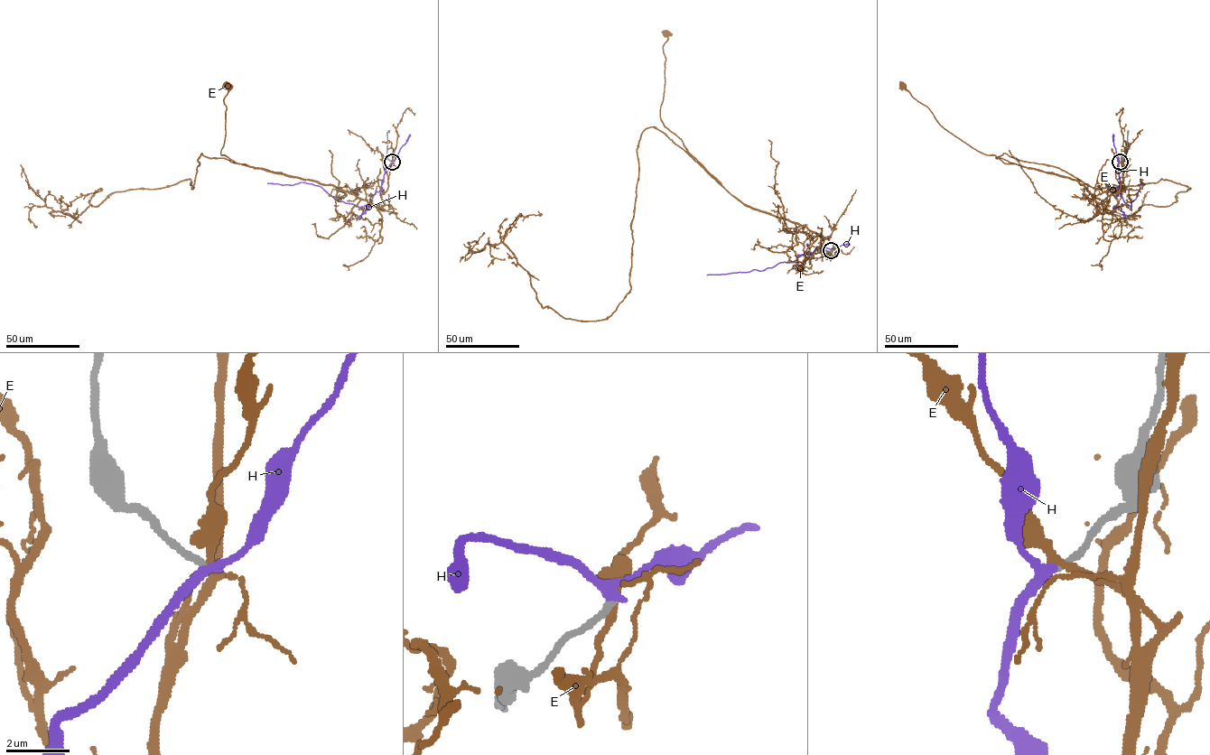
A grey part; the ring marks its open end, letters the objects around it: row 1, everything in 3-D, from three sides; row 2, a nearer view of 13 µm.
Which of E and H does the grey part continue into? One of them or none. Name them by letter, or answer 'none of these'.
H

